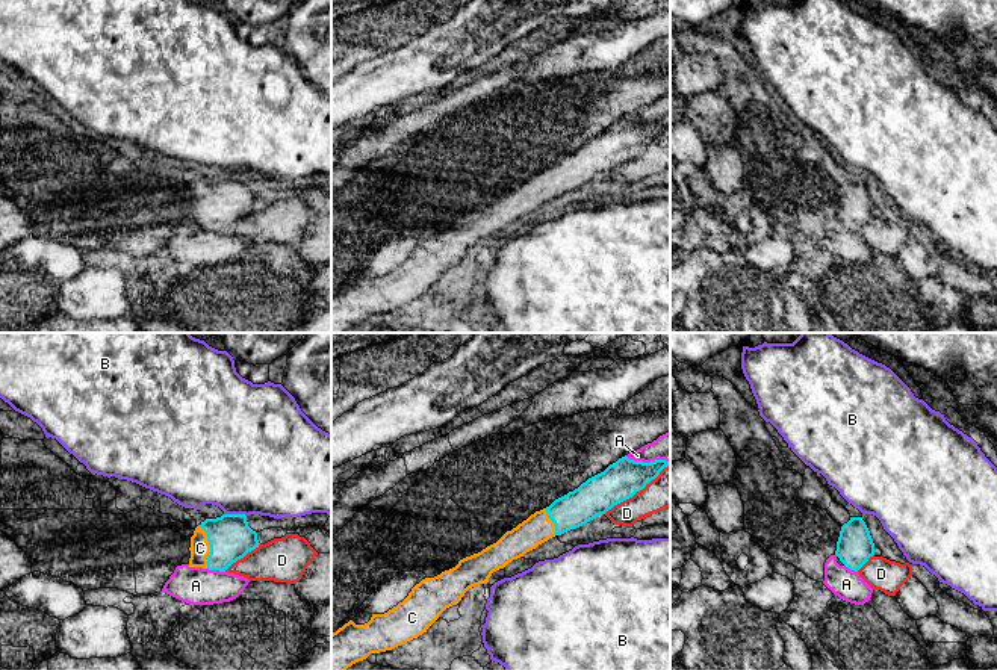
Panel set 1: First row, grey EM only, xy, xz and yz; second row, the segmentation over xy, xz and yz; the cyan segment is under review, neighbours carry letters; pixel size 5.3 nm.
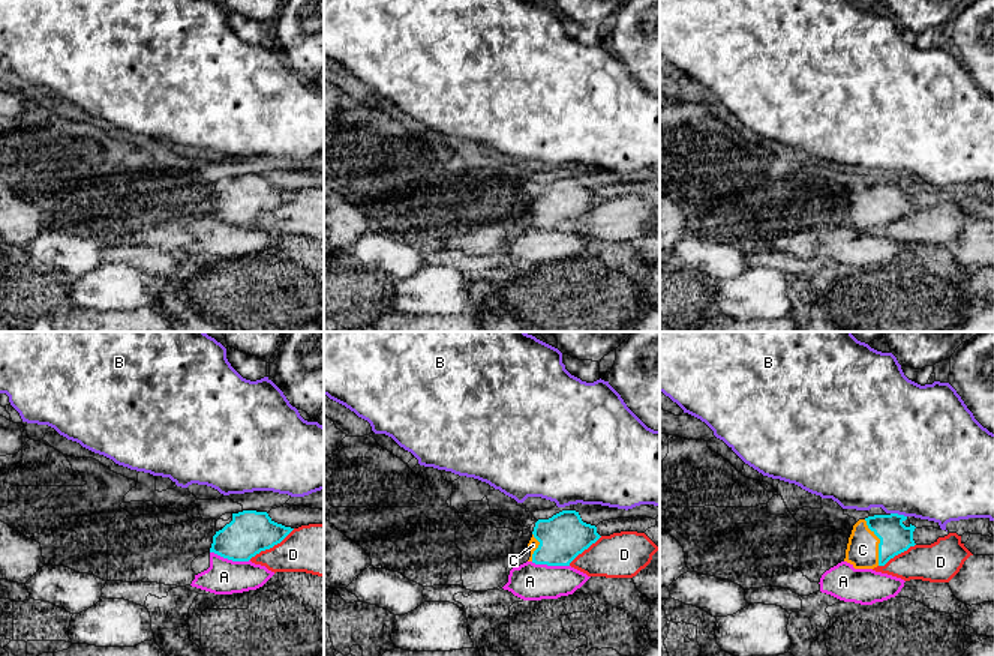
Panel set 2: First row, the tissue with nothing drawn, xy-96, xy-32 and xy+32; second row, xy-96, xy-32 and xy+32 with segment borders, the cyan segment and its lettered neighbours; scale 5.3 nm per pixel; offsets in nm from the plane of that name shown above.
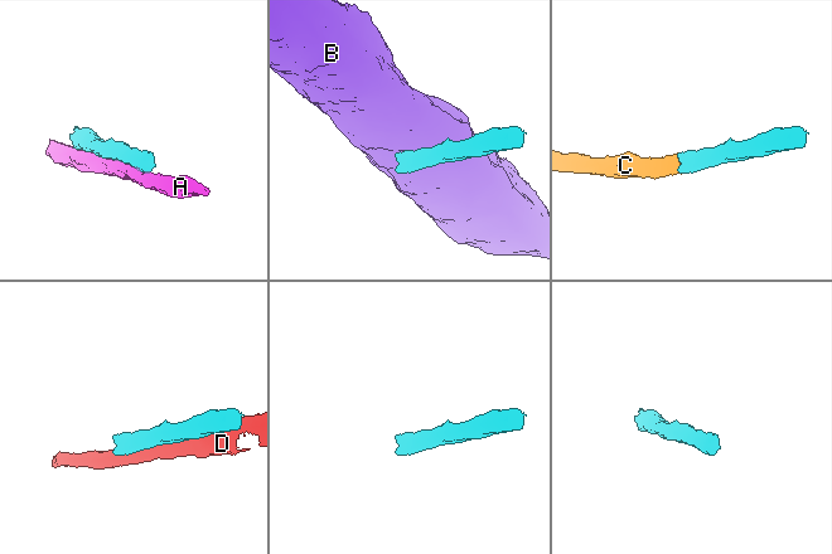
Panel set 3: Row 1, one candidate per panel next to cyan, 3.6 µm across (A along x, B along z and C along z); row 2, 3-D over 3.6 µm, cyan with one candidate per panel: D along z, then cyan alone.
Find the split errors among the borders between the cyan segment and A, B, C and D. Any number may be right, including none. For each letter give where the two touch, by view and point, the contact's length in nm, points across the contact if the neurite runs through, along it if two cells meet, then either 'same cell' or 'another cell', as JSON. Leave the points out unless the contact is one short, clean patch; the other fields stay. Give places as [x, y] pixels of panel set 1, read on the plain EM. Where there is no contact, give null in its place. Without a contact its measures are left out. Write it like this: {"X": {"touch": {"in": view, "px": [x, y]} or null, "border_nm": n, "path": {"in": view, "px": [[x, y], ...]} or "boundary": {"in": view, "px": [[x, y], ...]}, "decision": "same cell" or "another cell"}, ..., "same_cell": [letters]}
{"A": {"touch": {"in": "xy", "px": [217, 230]}, "border_nm": 100, "decision": "another cell"}, "B": {"touch": {"in": "xy", "px": [235, 176]}, "border_nm": 120, "boundary": {"in": "xy", "px": [[224, 174], [242, 174], [245, 177]]}, "decision": "another cell"}, "C": {"touch": {"in": "xy", "px": [211, 207]}, "border_nm": 240, "path": {"in": "xy", "px": [[230, 200], [211, 207], [200, 209]]}, "decision": "same cell"}, "D": {"touch": {"in": "xz", "px": [636, 153]}, "border_nm": 440, "decision": "another cell"}, "same_cell": ["C"]}

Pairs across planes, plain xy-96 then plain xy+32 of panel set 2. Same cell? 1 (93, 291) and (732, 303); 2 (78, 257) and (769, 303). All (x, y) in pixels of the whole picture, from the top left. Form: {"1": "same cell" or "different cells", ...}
{"1": "same cell", "2": "different cells"}

